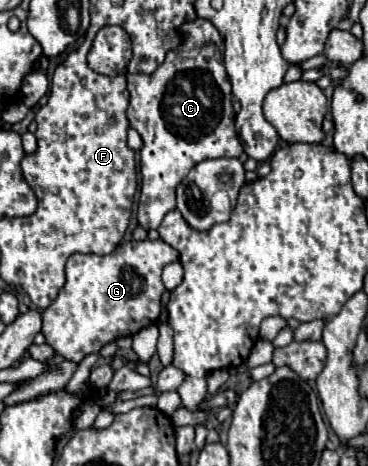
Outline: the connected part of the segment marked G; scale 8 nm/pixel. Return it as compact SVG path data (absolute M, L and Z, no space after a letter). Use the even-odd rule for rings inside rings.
M163 240L123 242L111 254L105 254L105 256L73 254L65 266L65 274L67 274L65 286L61 288L53 304L43 312L45 342L63 358L79 364L87 354L97 352L101 346L121 336L133 336L141 328L155 324L161 312L161 296L165 292L165 286L161 282L161 270L165 264L171 264L177 260L179 260L179 252L171 248L169 244L165 244Z

